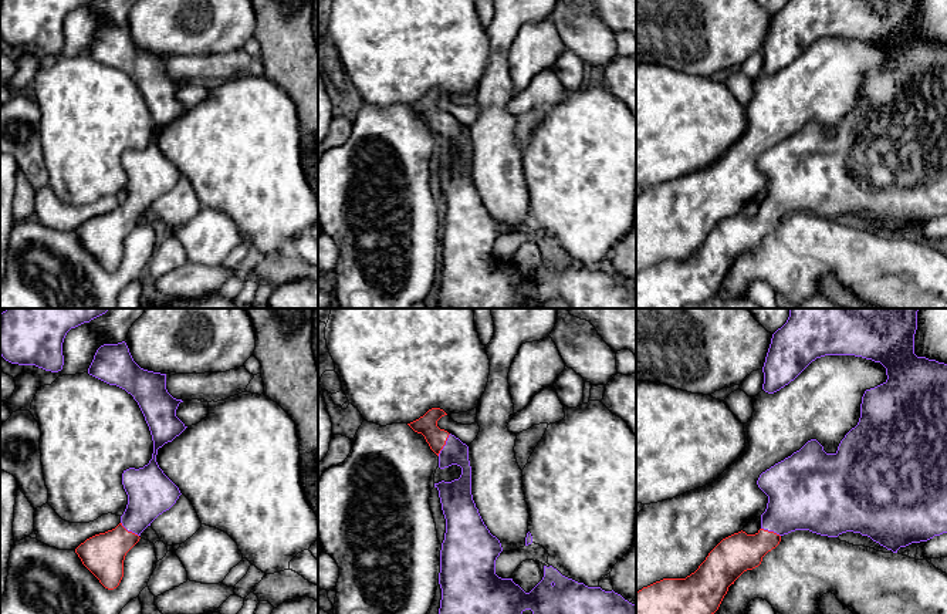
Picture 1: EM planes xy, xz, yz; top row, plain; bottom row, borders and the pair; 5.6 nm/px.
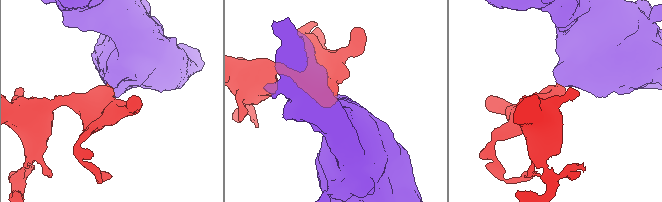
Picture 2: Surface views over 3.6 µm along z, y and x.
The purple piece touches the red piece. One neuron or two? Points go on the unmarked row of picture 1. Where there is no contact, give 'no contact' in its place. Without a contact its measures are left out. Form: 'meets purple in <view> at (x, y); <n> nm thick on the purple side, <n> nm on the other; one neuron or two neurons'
meets purple in xz at (445, 127); 140 nm thick on the purple side, 120 nm on the other; one neuron

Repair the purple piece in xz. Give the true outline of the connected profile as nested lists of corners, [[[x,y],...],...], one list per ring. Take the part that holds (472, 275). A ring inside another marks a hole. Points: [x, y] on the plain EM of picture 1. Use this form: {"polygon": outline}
{"polygon": [[[440,90],[429,91],[419,101],[407,105],[415,114],[422,115],[430,131],[439,138],[439,149],[451,146],[461,149],[459,161],[434,165],[439,172],[442,192],[446,200],[446,215],[440,232],[439,266],[442,270],[437,308],[541,308],[549,301],[564,301],[568,308],[636,308],[636,287],[625,281],[620,276],[605,273],[601,269],[588,269],[572,260],[562,257],[552,247],[544,247],[542,262],[525,274],[513,260],[501,260],[496,256],[496,242],[503,233],[500,222],[490,215],[484,206],[471,176],[471,148],[469,142],[469,128],[459,119],[437,108],[437,102],[447,97]]]}

